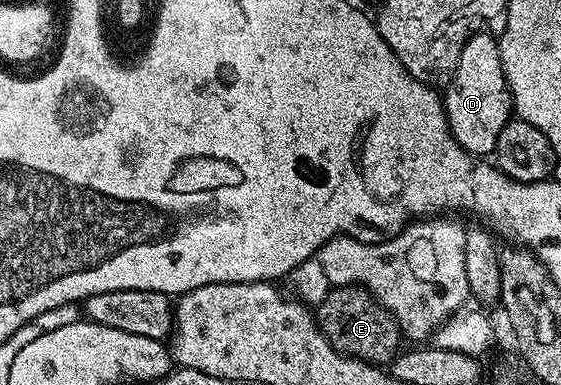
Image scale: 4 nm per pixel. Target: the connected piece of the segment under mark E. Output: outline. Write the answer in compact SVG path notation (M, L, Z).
M363 286L332 287L328 296L315 307L315 317L317 326L323 332L323 336L327 336L331 348L335 348L340 354L345 354L348 358L358 358L361 362L368 362L370 366L384 367L396 358L402 349L401 325L393 319L391 312L387 308L383 308L381 303Z

